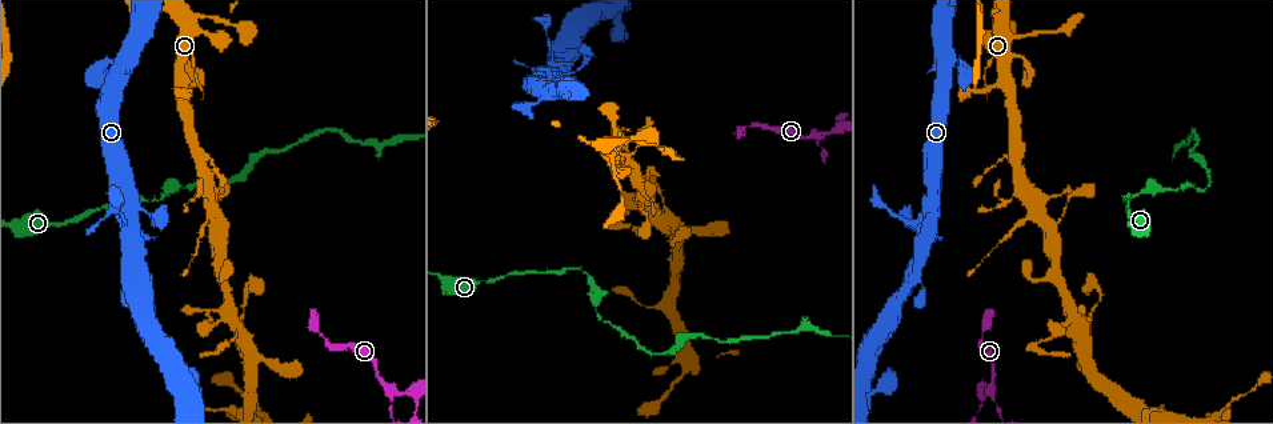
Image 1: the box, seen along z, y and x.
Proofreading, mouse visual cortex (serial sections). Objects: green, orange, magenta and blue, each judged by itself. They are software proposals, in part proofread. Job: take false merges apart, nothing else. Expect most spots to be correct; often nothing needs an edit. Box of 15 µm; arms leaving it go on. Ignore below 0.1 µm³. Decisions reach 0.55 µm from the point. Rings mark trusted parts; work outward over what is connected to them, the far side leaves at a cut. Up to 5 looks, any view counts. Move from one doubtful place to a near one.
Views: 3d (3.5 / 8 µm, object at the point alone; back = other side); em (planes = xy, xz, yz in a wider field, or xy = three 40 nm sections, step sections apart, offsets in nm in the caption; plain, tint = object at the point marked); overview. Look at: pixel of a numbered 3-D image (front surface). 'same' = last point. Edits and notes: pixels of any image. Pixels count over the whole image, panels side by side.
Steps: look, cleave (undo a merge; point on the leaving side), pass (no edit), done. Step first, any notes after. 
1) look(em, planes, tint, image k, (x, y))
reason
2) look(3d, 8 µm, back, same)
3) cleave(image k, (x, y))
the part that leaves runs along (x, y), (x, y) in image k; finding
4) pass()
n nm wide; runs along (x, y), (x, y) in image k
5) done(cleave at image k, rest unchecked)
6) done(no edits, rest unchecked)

look(3d, 8 µm, image 1, (1034, 205))

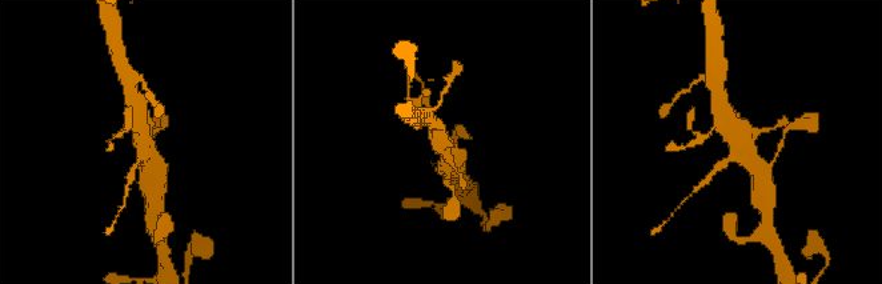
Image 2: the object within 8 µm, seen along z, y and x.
look(3d, 3.5 µm, image 2, (145, 141))
closer look

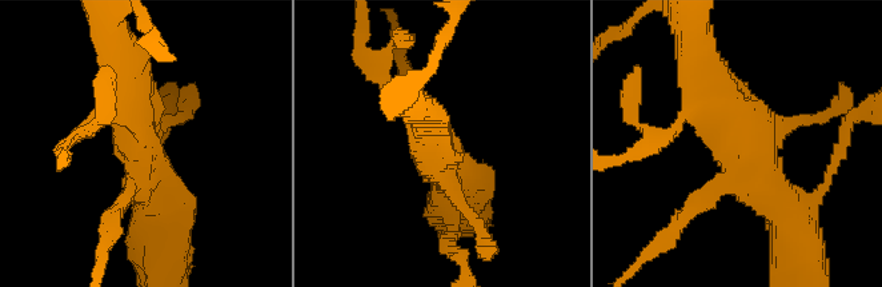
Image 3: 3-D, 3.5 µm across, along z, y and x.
look(em, xy, step 3, tint, image 3, (750, 154))

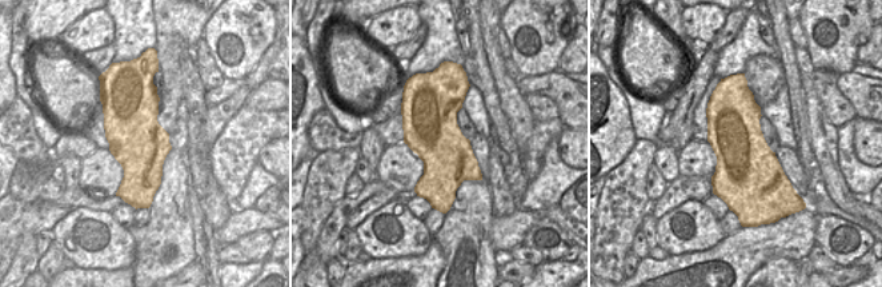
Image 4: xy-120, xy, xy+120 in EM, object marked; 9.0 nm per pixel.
pass()
all the same cell

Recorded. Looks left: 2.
look(3d, 3.5 µm, image 1, (390, 394))
arms part here

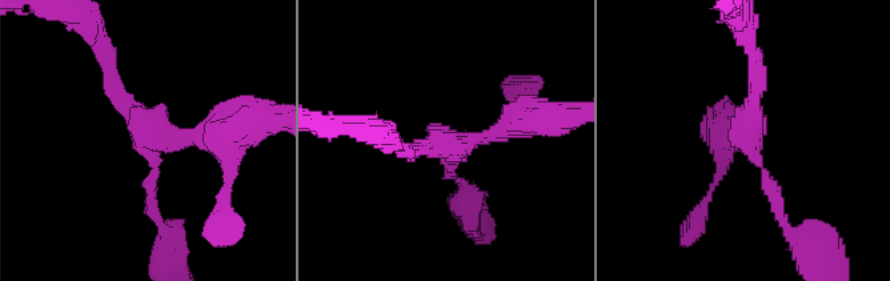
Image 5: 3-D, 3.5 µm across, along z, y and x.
look(em, xy, step 5, tint, image 5, (747, 133))
3 arms; arms of 150, 200, 350 nm; now the EM

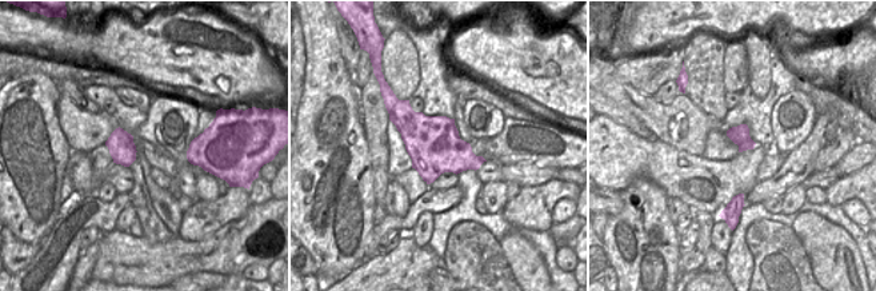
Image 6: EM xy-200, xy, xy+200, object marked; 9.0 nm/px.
pass()
runs along (109, 61), (155, 135), (216, 135), (228, 156) in image 5; all the same cell

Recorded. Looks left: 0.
done(no edits, rest unchecked)

